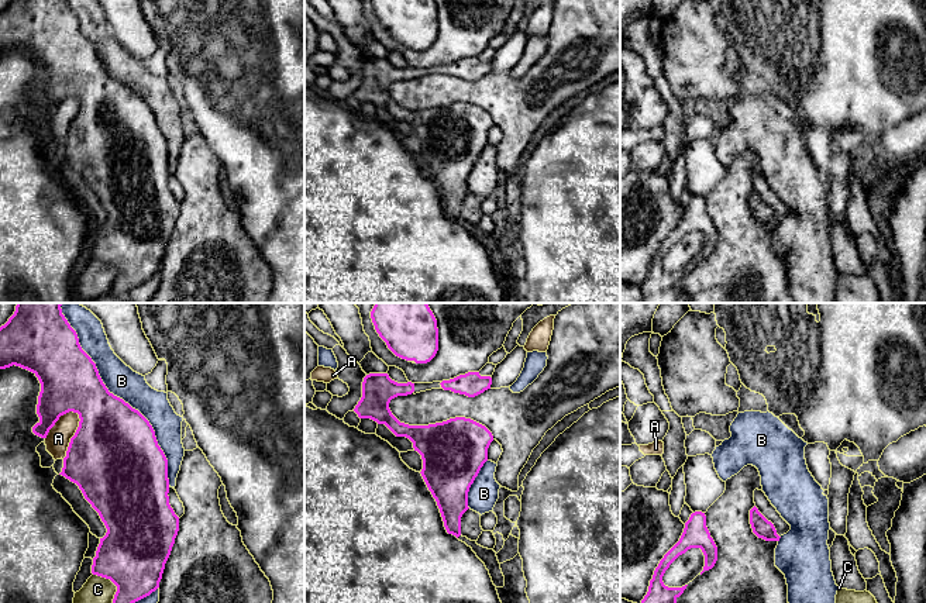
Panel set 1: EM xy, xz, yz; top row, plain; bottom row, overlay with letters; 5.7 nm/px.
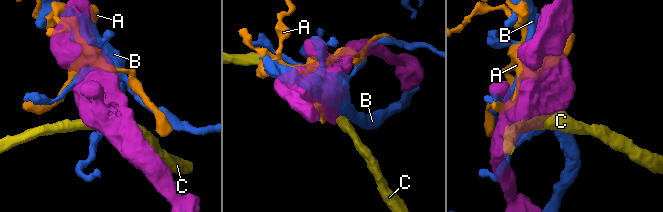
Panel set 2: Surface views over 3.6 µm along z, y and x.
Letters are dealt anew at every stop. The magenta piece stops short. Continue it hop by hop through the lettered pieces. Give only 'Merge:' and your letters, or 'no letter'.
Merge: no letter

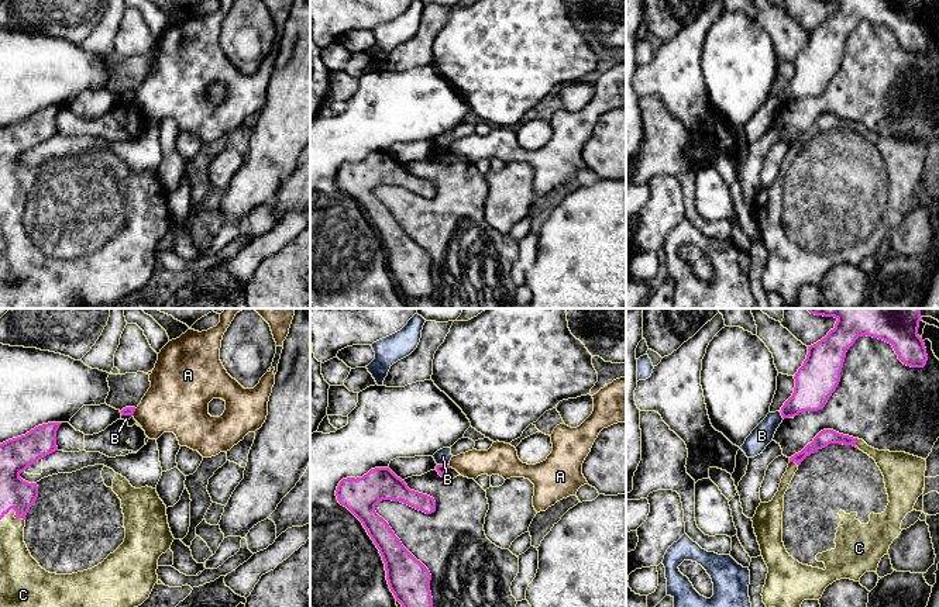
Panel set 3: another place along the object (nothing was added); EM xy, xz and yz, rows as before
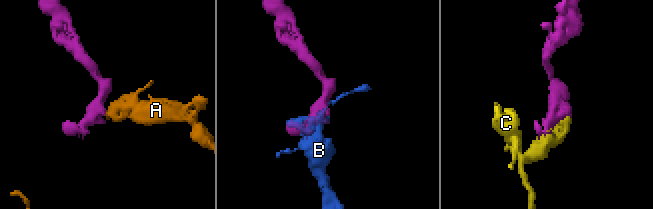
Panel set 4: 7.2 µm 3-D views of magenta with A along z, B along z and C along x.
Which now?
Merge: C

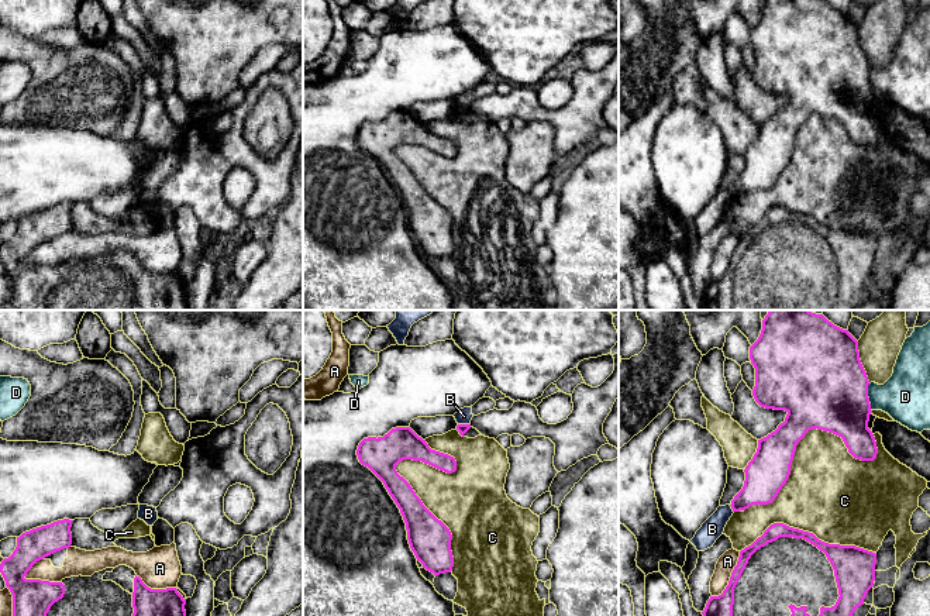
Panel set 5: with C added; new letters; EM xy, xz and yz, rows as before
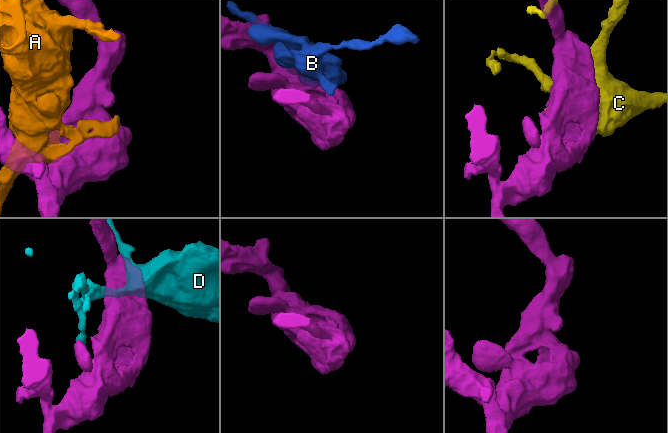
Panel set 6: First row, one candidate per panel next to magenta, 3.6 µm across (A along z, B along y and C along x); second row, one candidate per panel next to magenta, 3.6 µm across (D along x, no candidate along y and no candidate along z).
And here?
Merge: no letter

